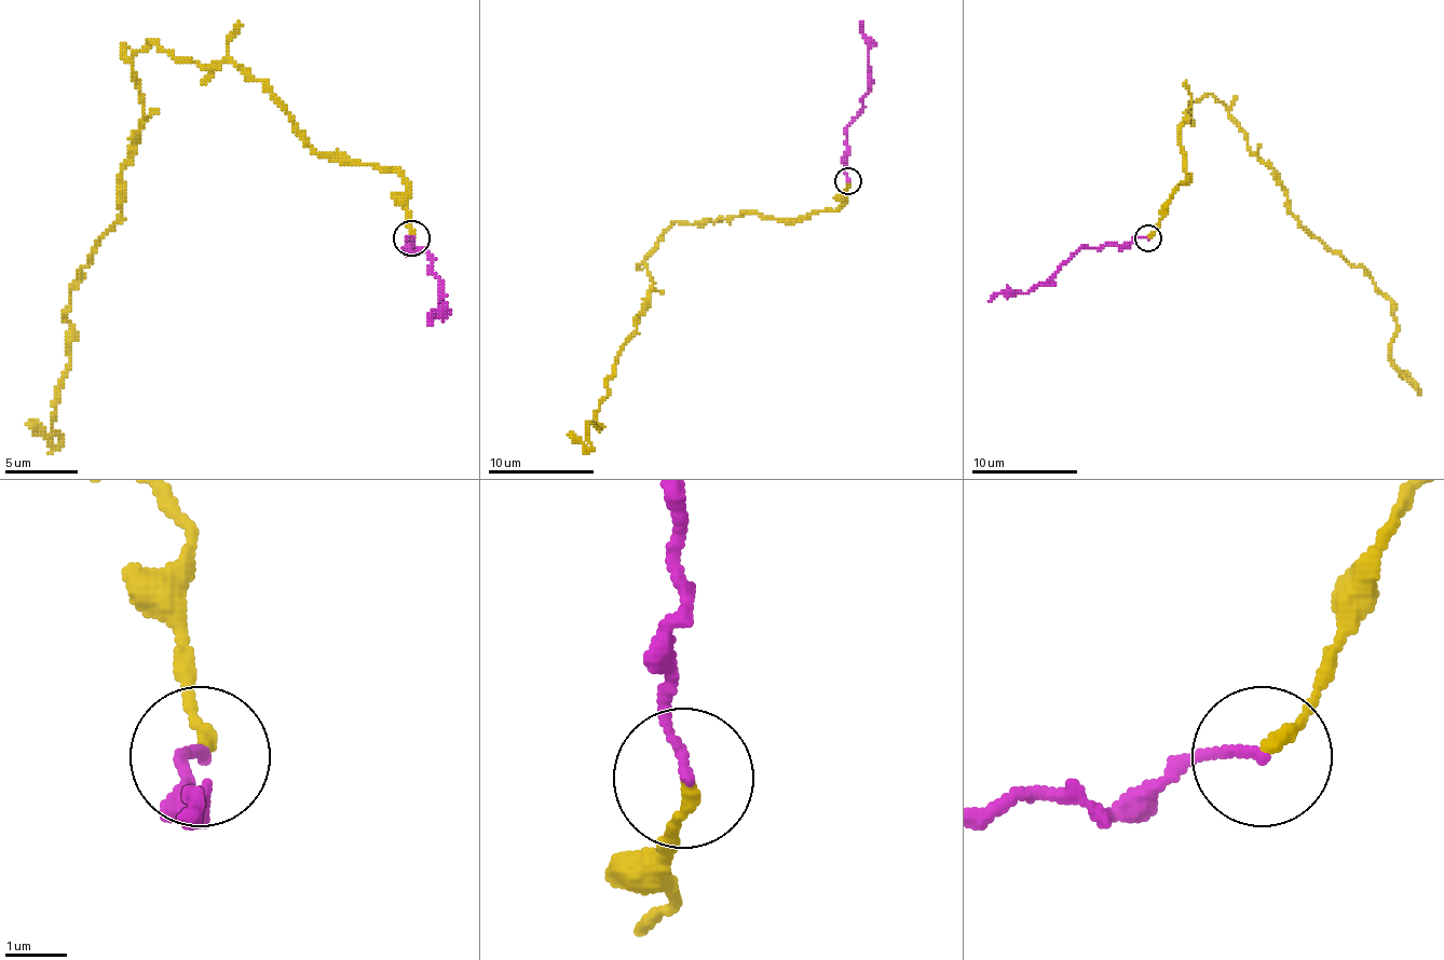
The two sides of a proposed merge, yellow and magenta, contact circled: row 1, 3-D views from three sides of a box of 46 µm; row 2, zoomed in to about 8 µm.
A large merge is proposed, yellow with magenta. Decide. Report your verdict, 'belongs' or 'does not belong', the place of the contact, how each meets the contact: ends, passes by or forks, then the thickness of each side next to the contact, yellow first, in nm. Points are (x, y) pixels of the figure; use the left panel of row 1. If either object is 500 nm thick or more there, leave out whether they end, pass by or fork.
belongs; place (411, 238); yellow ends; magenta ends; calibres 200 and 150 nm

